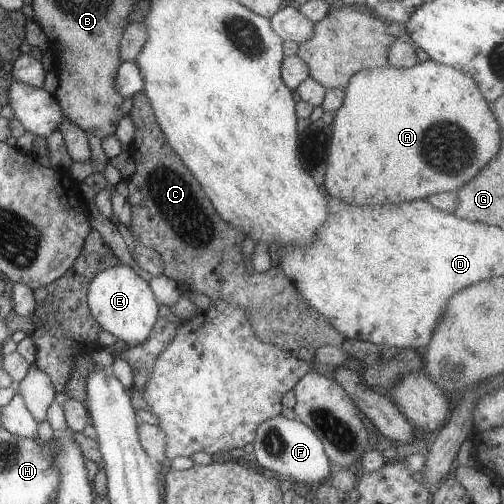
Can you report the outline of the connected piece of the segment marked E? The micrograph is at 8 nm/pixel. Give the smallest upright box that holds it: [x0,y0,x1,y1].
[85,263,158,347]

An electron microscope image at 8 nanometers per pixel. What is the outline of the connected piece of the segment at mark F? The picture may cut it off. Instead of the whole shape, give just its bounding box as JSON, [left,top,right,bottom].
[253,414,332,492]

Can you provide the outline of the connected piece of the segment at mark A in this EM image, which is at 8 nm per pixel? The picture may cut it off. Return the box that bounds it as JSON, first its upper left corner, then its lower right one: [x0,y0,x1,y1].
[325,61,499,206]

